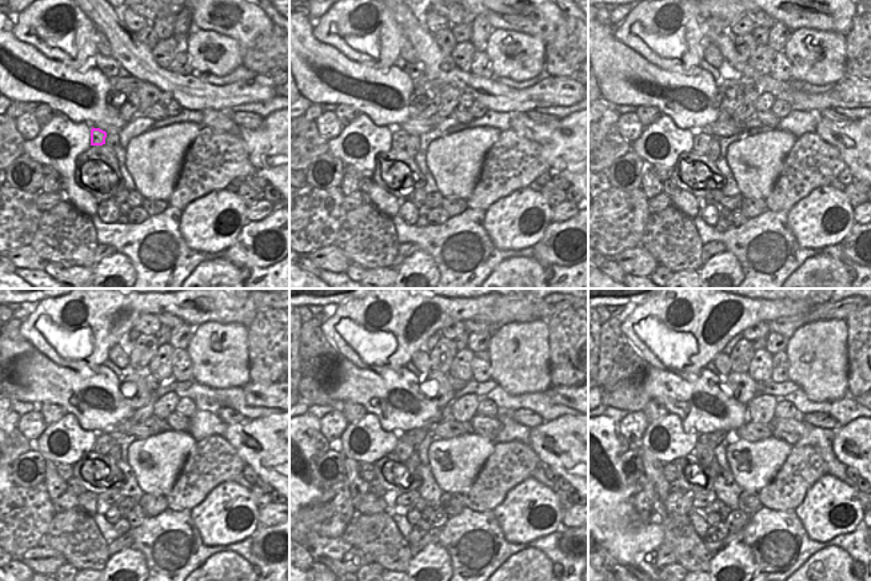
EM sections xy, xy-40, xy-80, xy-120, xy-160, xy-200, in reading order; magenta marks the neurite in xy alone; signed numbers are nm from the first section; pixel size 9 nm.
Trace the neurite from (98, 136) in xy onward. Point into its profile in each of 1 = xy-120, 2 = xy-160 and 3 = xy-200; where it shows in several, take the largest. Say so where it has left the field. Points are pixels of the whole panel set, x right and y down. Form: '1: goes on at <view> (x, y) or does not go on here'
1: goes on at xy-120 (104, 442)
2: goes on at xy-160 (403, 449)
3: goes on at xy-200 (704, 454)

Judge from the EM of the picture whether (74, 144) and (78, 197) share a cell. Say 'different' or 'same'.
same

